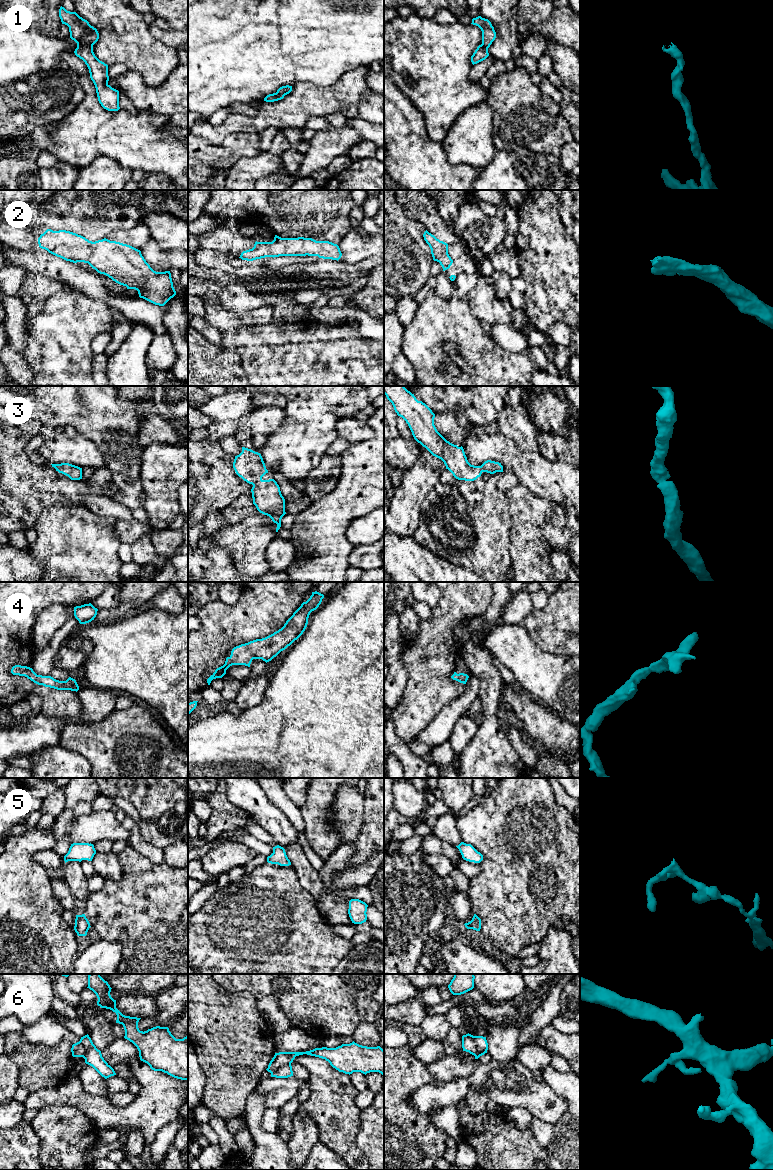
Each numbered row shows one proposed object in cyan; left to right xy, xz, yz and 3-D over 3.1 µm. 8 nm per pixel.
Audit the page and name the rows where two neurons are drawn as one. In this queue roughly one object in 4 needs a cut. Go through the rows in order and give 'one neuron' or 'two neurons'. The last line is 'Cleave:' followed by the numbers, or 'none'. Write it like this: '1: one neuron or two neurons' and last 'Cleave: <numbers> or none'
1: one neuron
2: one neuron
3: one neuron
4: one neuron
5: one neuron
6: two neurons
Cleave: 6

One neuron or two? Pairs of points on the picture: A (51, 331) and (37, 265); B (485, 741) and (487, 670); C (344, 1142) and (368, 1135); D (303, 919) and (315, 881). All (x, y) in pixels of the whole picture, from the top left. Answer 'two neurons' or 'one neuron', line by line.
A: two neurons
B: one neuron
C: two neurons
D: two neurons

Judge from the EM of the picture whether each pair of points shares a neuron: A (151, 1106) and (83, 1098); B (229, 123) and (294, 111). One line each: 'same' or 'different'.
A: same
B: same

